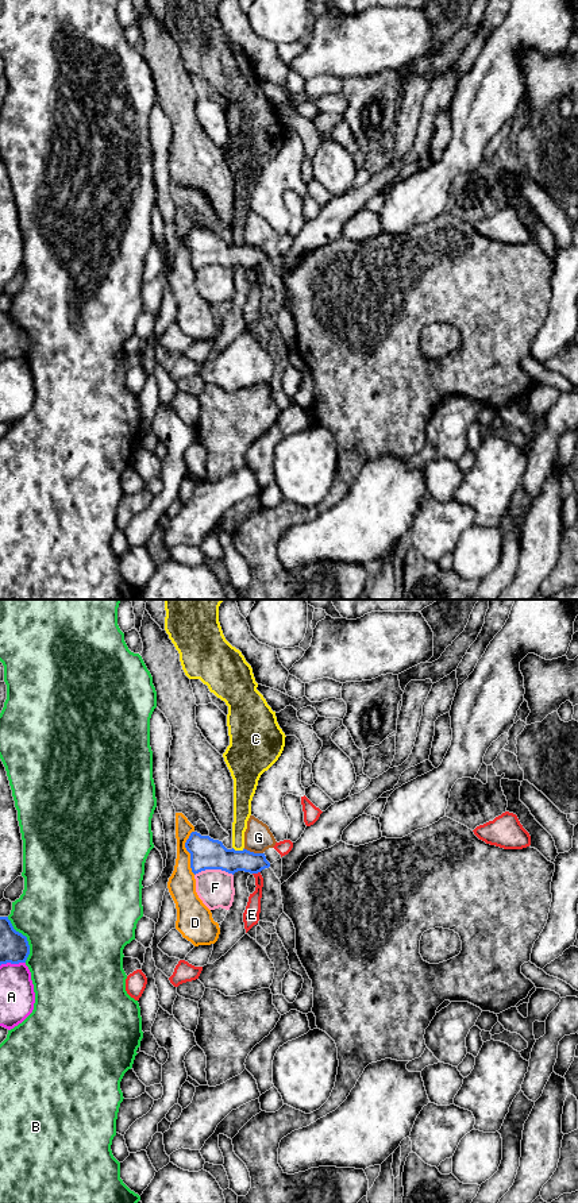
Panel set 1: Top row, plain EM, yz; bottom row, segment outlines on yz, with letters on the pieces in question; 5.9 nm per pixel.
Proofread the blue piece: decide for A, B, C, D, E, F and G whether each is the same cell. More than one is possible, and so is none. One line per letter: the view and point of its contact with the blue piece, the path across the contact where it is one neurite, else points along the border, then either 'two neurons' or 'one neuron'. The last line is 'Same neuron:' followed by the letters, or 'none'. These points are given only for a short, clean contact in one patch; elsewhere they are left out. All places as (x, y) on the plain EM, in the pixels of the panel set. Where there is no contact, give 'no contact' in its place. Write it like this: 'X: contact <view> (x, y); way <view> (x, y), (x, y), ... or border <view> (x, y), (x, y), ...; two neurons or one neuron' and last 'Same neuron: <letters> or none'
A: contact yz (12, 358); two neurons
B: contact yz (26, 334); two neurons
C: contact yz (238, 246); border yz (232, 242), (243, 245); two neurons
D: contact yz (188, 246); two neurons
E: contact yz (255, 268); two neurons
F: contact yz (214, 263); two neurons
G: contact yz (253, 247); border yz (245, 243), (262, 249); two neurons
Same neuron: none

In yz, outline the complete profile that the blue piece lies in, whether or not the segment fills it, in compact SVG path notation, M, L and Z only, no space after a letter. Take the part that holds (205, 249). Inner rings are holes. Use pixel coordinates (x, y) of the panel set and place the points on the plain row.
M197 227L190 228L185 243L190 248L190 263L194 270L205 265L221 265L232 270L238 266L258 269L270 262L265 248L227 244L221 236Z

